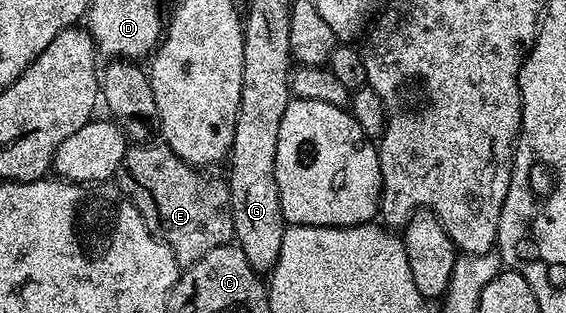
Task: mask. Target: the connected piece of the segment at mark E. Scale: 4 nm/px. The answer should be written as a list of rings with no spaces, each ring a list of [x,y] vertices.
[[[149,143],[128,147],[117,173],[119,191],[137,206],[145,226],[171,247],[181,266],[205,258],[217,246],[232,243],[235,231],[226,179],[222,175],[206,176],[206,171],[177,158],[168,144]]]

